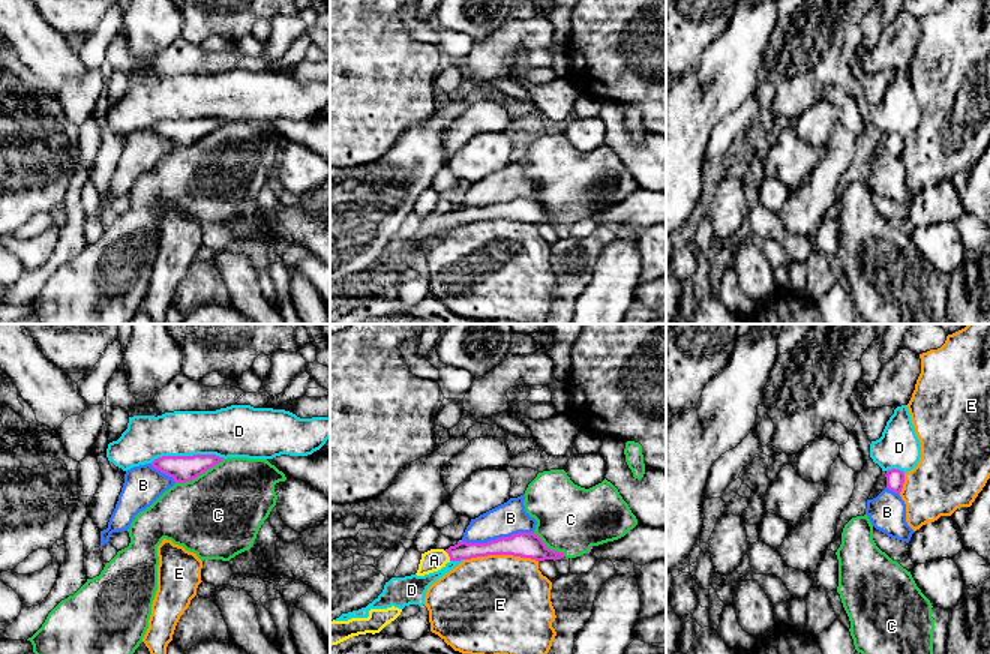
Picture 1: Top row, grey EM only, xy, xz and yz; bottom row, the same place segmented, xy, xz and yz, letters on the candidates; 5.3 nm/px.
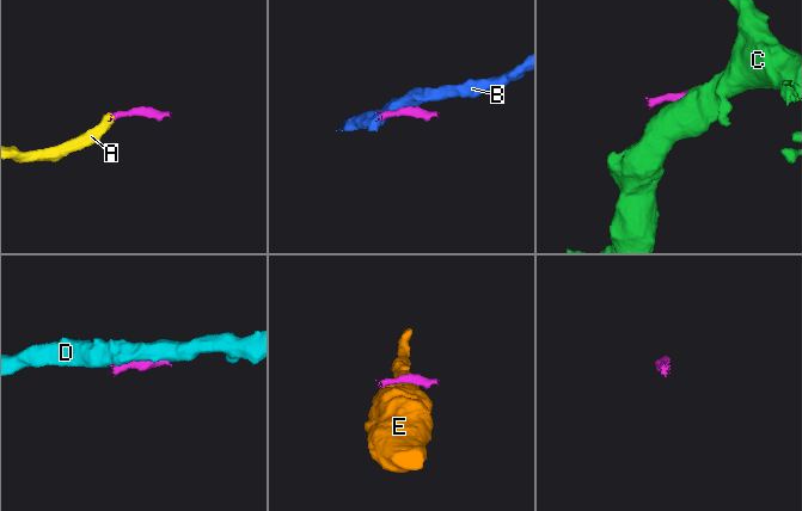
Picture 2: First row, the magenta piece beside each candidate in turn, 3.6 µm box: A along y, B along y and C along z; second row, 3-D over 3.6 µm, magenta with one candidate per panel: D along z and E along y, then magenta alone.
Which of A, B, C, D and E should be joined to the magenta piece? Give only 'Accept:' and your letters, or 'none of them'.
Accept: A

